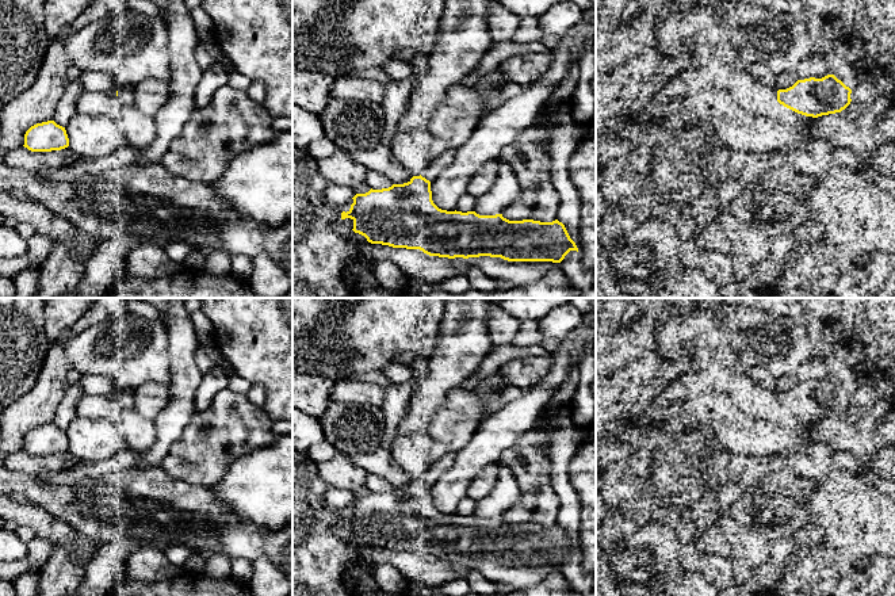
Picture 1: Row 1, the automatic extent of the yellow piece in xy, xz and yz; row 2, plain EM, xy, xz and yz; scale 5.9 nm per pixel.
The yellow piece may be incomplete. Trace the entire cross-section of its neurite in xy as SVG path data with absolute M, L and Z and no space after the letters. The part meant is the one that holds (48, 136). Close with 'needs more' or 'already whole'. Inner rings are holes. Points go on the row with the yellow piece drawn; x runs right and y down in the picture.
M54 121L31 126L24 134L24 148L31 152L61 150L69 146L65 127Z; already whole

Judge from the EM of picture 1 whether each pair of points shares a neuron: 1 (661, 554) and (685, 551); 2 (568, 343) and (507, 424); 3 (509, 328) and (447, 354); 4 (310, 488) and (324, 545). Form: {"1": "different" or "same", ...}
{"1": "different", "2": "same", "3": "different", "4": "same"}

